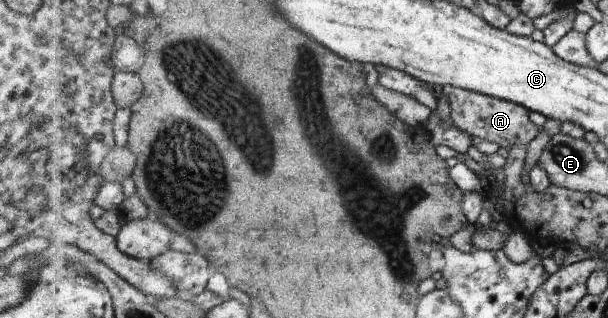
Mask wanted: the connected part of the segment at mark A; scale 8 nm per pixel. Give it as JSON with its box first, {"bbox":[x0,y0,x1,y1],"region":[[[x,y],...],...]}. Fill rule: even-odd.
{"bbox":[448,88,541,149],"region":[[[455,88],[448,95],[452,121],[459,130],[471,137],[478,137],[496,143],[499,148],[509,149],[519,145],[528,145],[539,135],[541,129],[531,121],[531,111],[515,102],[493,98],[489,95]]]}

